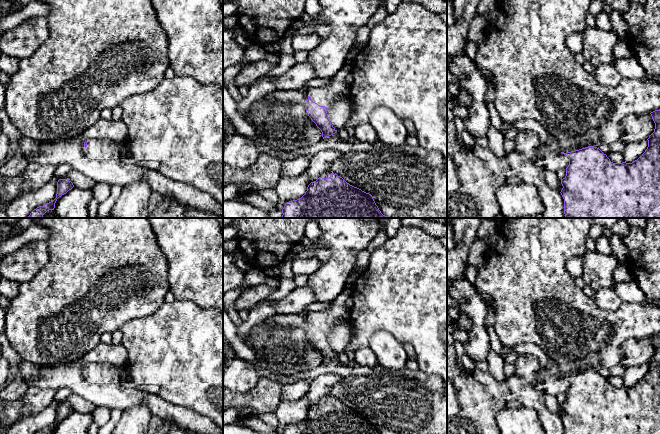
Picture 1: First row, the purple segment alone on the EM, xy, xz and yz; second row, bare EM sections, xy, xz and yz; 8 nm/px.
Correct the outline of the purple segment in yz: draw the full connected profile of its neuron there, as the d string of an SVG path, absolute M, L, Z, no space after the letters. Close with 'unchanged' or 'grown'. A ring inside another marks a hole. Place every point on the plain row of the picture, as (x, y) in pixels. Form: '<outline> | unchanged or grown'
M660 333L650 337L655 347L645 376L632 387L613 387L599 372L588 370L571 376L561 376L569 382L566 400L561 403L564 434L660 434Z | unchanged

